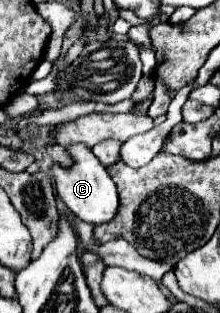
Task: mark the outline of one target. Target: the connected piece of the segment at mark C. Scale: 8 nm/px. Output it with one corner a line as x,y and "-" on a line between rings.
73,144
71,148
65,148
65,150
73,158
73,164
69,168
61,164
53,164
49,170
55,180
55,190
59,200
85,222
91,222
91,224
109,222
117,214
117,206
119,206
115,182
107,174
105,166
95,158
95,154
85,144

